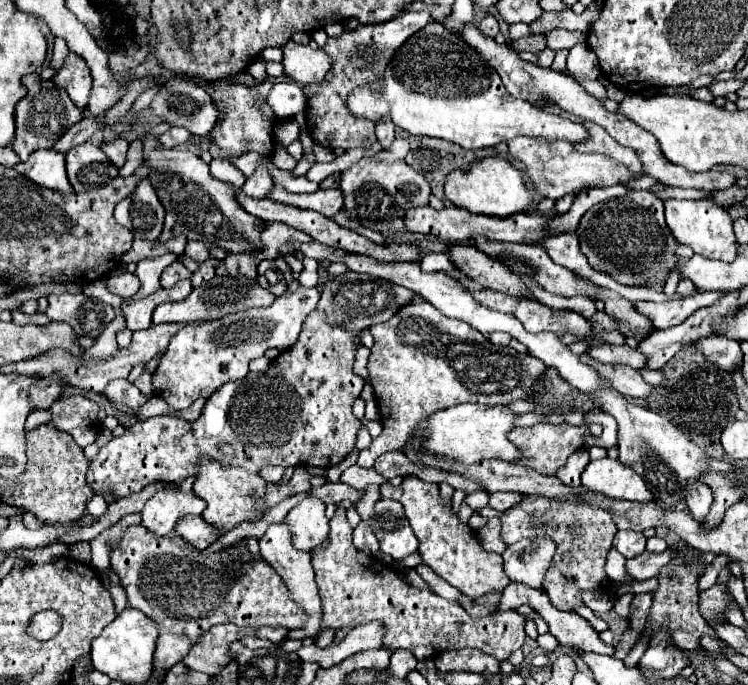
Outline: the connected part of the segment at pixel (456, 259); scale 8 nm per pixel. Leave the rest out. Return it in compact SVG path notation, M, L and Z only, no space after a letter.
M452 244L448 254L458 270L480 282L484 288L498 290L508 296L530 296L530 300L536 300L536 296L522 284L522 278L516 272L512 272L500 260L486 256L476 246Z

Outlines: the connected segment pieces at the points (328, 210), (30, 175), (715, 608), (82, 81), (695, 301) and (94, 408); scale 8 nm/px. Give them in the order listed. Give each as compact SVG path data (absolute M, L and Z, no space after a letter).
M274 184L268 198L282 204L290 204L290 206L300 206L306 210L316 210L324 216L334 216L336 212L344 208L344 196L338 188L318 190L314 194L290 194L284 188L278 188L278 184Z
M38 150L26 162L16 164L14 168L38 186L52 188L62 194L72 192L72 186L68 182L66 168L64 168L64 156L56 154L54 150Z
M718 586L708 588L700 594L700 614L712 622L726 622L724 618L720 618L720 612L724 610L728 596L730 594L726 590L720 590Z
M70 52L66 56L64 66L54 76L54 82L60 84L68 92L68 96L72 98L76 106L86 108L90 86L92 86L92 74L86 62L78 54Z
M696 292L696 294L680 298L680 300L668 300L668 302L662 302L662 304L634 302L634 306L640 314L644 314L646 318L652 320L654 328L670 328L670 326L682 324L696 310L712 306L724 294L726 292Z
M72 394L58 398L52 406L52 424L56 430L66 432L74 438L74 442L80 444L80 448L92 444L102 430L100 420L98 420L98 404L88 400L86 396Z

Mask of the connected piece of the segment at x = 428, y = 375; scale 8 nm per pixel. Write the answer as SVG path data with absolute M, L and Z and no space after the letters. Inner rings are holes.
M420 296L388 322L370 326L370 332L374 346L368 360L368 374L384 430L360 452L358 466L362 468L372 468L380 454L400 450L408 444L418 424L438 410L464 402L508 406L516 400L528 400L534 382L546 372L546 366L538 358L518 354L510 346L492 344L470 324L444 316Z

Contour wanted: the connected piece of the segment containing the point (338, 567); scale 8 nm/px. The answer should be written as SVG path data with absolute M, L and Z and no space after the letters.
M338 506L336 516L330 520L330 544L326 548L314 548L310 554L322 598L320 630L314 640L328 628L338 632L350 624L378 620L386 628L382 638L384 648L392 652L410 650L416 660L434 660L444 650L454 648L478 648L498 660L508 660L510 654L524 644L526 620L518 612L498 610L482 620L476 620L458 602L450 602L432 590L410 586L394 568L358 550L352 542L352 528L342 506Z

